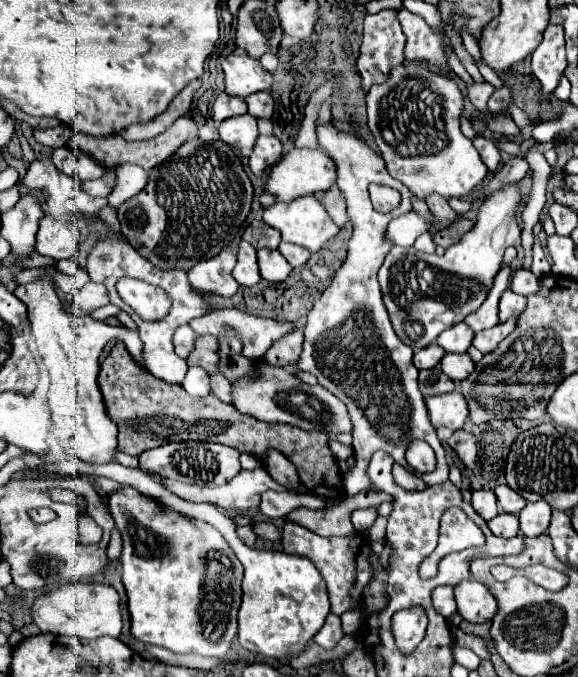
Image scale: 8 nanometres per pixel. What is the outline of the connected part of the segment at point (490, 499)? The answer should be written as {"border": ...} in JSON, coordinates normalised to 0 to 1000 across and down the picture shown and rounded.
{"border":[[[824,724],[817,730],[817,747],[820,753],[844,771],[851,768],[865,753],[862,753],[862,739],[851,724]]]}

